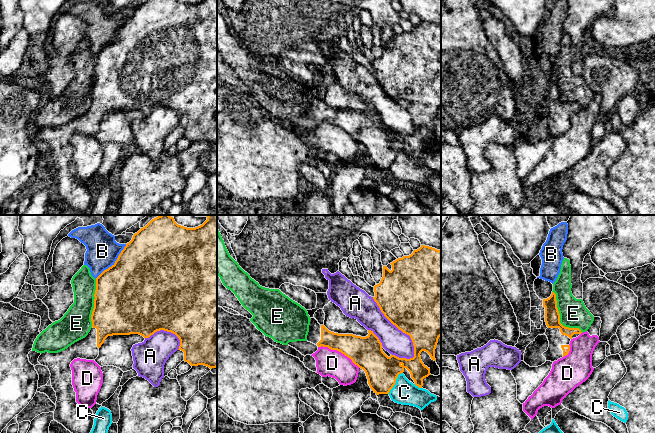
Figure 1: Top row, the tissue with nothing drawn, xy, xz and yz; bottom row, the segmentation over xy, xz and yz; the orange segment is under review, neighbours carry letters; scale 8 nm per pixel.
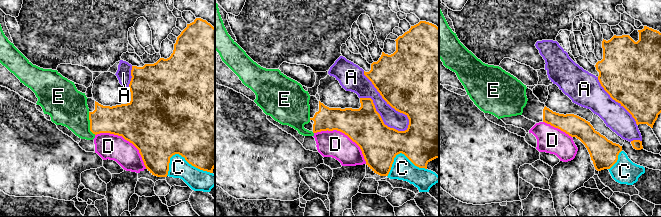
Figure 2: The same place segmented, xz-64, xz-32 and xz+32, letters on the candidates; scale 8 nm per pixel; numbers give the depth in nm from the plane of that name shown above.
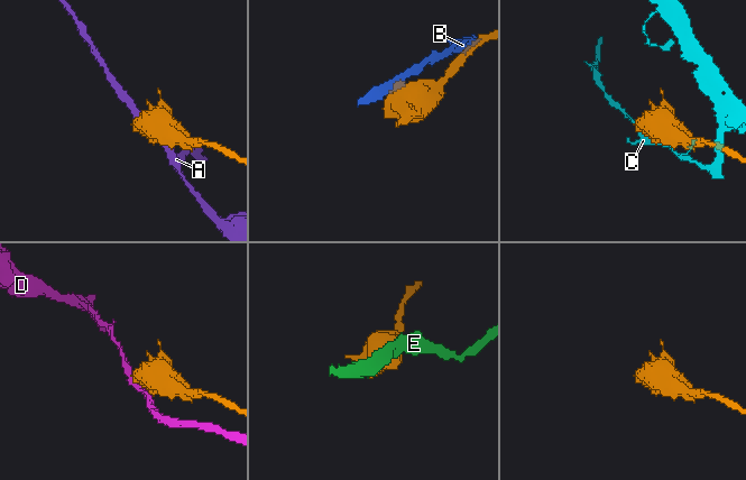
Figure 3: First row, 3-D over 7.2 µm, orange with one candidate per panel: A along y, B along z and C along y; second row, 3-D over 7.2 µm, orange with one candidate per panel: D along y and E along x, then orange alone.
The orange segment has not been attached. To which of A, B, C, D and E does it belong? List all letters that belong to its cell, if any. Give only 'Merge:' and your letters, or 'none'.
Merge: none

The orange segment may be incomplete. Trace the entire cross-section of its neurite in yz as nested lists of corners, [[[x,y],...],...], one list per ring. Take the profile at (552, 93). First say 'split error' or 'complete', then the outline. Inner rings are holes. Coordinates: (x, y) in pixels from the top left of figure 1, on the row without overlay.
split error; [[[554,68],[549,74],[543,75],[543,83],[545,84],[545,98],[548,103],[545,111],[548,114],[549,123],[542,131],[546,137],[554,138],[568,131],[572,112],[582,108],[579,104],[565,103],[560,99],[560,90]]]

